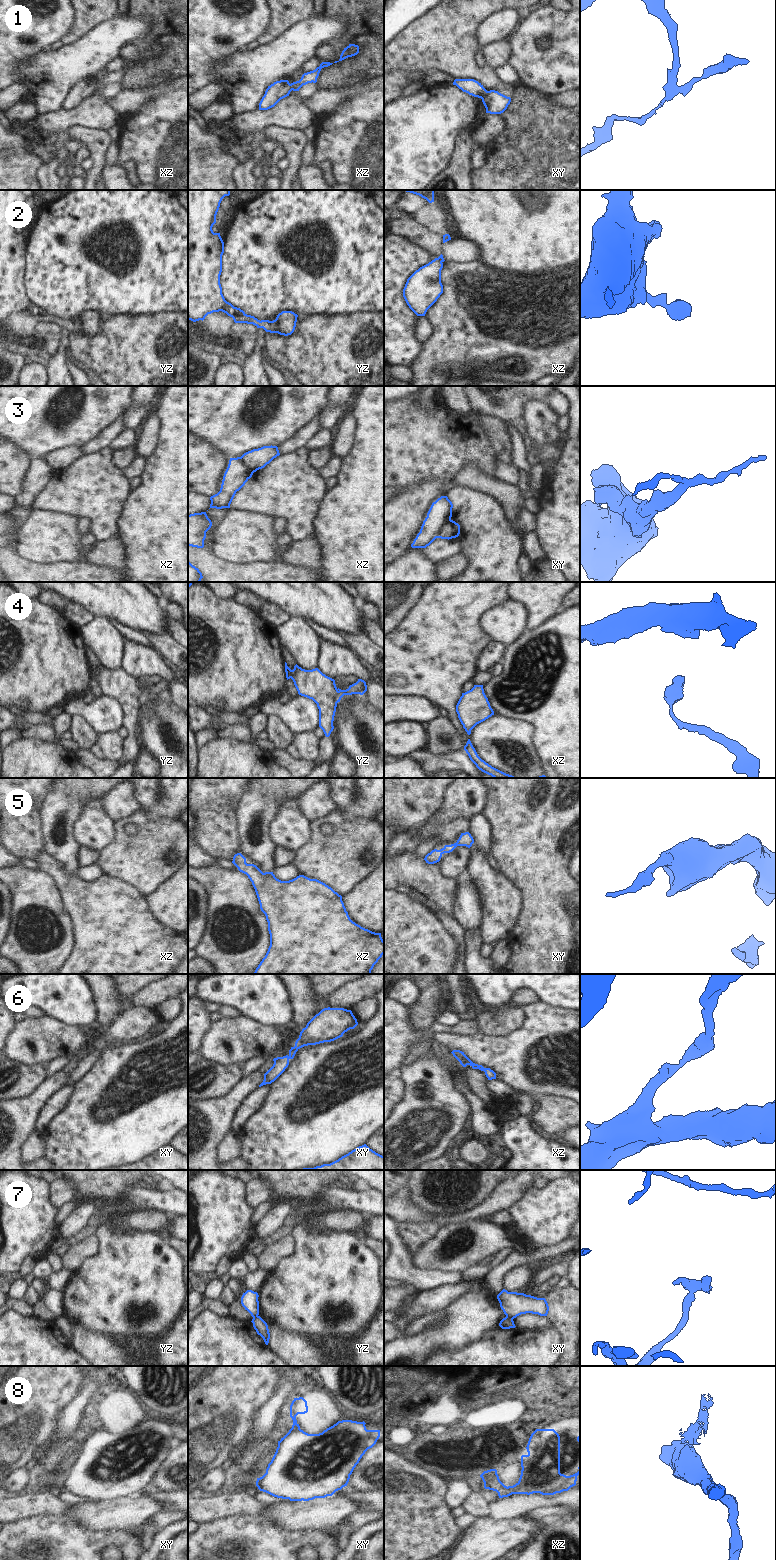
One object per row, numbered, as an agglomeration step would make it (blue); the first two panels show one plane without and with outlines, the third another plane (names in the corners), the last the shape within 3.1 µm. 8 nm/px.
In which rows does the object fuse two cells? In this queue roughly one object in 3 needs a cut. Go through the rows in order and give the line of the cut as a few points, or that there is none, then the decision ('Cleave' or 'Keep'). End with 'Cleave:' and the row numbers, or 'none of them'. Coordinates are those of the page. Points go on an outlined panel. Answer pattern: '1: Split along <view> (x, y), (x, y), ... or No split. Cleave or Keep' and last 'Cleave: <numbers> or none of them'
1: Split along xy (488, 91), (481, 98). Cleave
2: No split. Keep
3: Split along xy (450, 519), (439, 530), (437, 537). Cleave
4: No split. Keep
5: No split. Keep
6: No split. Keep
7: Split along xy (506, 1316), (512, 1319). Cleave
8: Split along xy (293, 1423), (299, 1428). Cleave
Cleave: 1, 3, 7, 8

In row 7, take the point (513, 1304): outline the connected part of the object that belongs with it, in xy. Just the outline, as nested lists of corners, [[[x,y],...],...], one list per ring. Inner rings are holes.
[[[503,1289],[497,1299],[506,1317],[512,1319],[521,1314],[532,1313],[547,1316],[549,1306],[545,1298],[537,1298],[524,1293],[508,1292]]]

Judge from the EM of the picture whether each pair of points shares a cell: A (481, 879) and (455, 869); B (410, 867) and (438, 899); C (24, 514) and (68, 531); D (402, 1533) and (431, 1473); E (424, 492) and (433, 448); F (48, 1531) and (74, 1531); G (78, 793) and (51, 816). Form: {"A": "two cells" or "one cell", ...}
{"A": "two cells", "B": "one cell", "C": "two cells", "D": "one cell", "E": "two cells", "F": "one cell", "G": "one cell"}

